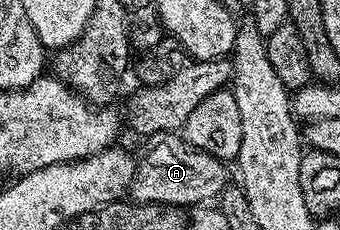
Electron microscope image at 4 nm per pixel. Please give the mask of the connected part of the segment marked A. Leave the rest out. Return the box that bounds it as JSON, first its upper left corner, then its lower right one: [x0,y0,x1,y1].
[133,132,228,206]

